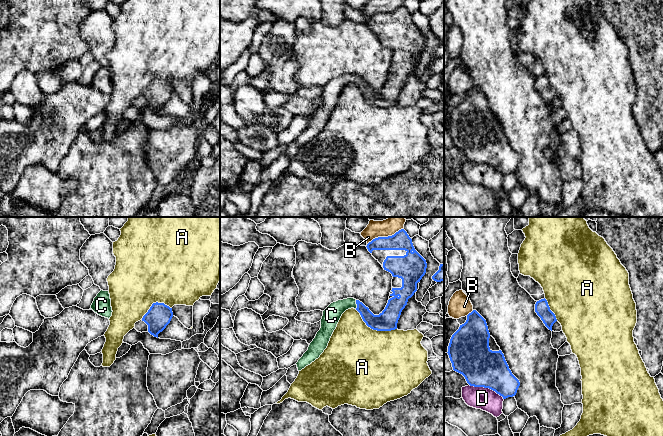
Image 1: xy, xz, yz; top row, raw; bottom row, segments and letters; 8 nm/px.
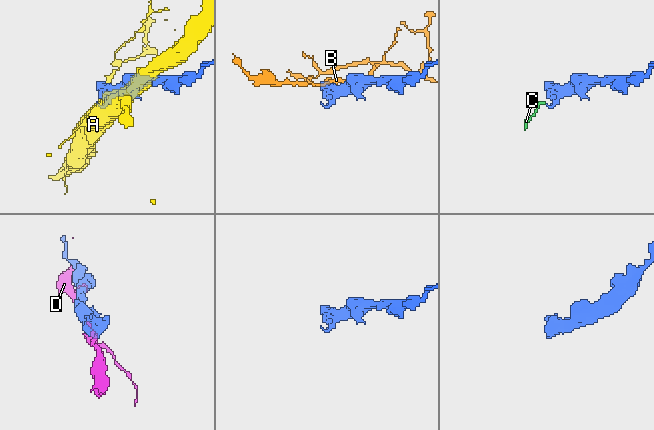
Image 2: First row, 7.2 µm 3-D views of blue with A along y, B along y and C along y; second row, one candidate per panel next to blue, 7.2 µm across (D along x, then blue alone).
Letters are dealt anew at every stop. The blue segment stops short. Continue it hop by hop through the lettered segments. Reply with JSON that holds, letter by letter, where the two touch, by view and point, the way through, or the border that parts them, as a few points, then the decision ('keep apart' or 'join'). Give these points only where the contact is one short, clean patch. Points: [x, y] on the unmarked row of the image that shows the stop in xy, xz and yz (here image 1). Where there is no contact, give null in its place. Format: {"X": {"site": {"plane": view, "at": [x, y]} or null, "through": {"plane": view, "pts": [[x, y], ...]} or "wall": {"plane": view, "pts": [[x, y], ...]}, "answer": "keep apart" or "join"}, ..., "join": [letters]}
{"A": {"site": {"plane": "xz", "at": [374, 105]}, "wall": {"plane": "xz", "pts": [[355, 85], [362, 96], [373, 105], [396, 105]]}, "answer": "keep apart"}, "B": {"site": {"plane": "xz", "at": [384, 13]}, "answer": "keep apart"}, "C": {"site": {"plane": "xz", "at": [356, 79]}, "through": {"plane": "xz", "pts": [[380, 98], [375, 98], [356, 79], [344, 80], [331, 91]]}, "answer": "join"}, "D": {"site": {"plane": "yz", "at": [487, 163]}, "answer": "keep apart"}, "join": ["C"]}

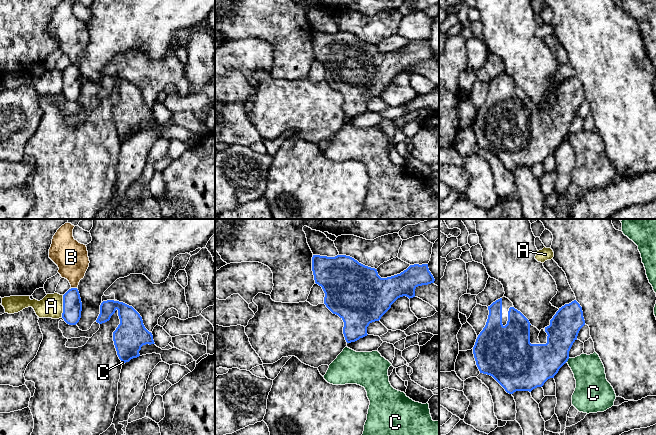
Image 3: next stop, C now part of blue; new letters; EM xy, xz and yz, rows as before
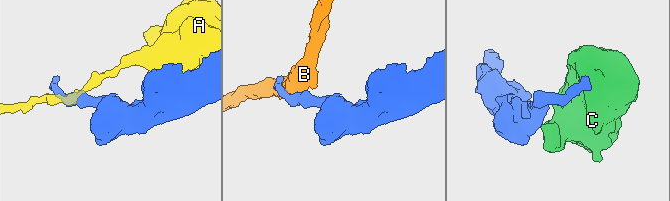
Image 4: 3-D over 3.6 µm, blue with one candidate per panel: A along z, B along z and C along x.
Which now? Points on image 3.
{"A": {"site": {"plane": "xy", "at": [63, 82]}, "wall": {"plane": "xy", "pts": [[63, 71], [63, 88], [61, 92]]}, "answer": "keep apart"}, "B": {"site": {"plane": "xy", "at": [74, 64]}, "answer": "keep apart"}, "C": {"site": {"plane": "yz", "at": [567, 136]}, "wall": {"plane": "yz", "pts": [[569, 134], [566, 137]]}, "answer": "keep apart"}, "join": []}

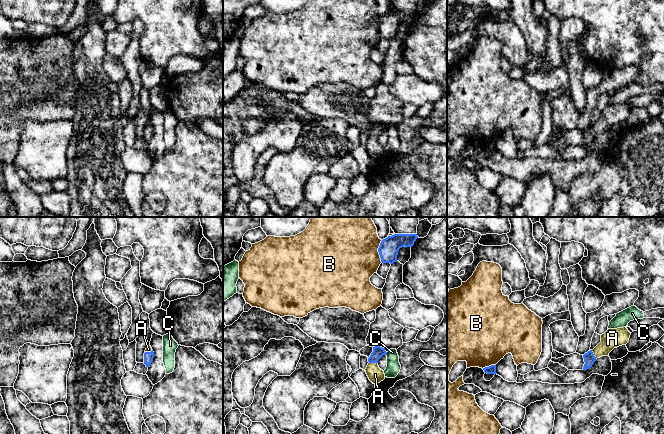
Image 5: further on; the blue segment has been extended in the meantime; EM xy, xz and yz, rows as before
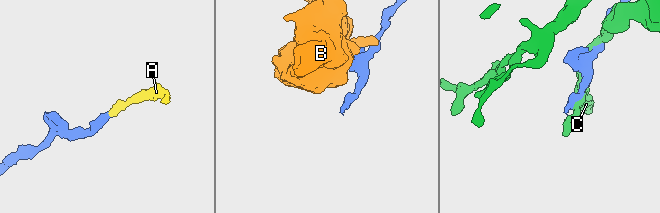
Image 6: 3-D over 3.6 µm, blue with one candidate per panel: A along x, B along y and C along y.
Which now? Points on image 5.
{"A": {"site": {"plane": "yz", "at": [593, 130]}, "through": {"plane": "yz", "pts": [[589, 134], [593, 130], [599, 127], [612, 114]]}, "answer": "join"}, "B": {"site": {"plane": "xz", "at": [378, 27]}, "wall": {"plane": "xz", "pts": [[382, 16], [378, 24], [381, 38]]}, "answer": "keep apart"}, "C": {"site": {"plane": "xz", "at": [386, 129]}, "answer": "keep apart"}, "join": ["A"]}

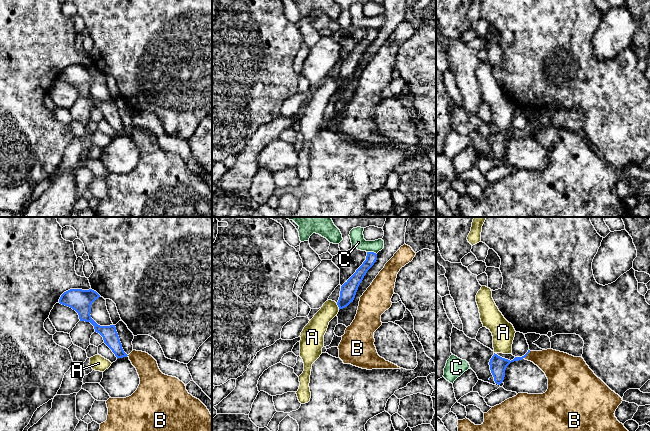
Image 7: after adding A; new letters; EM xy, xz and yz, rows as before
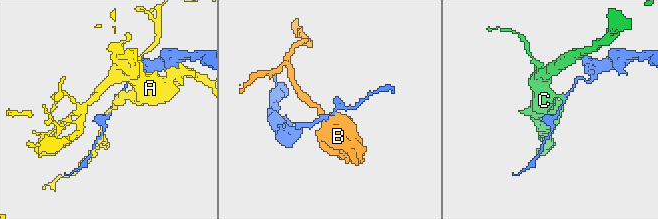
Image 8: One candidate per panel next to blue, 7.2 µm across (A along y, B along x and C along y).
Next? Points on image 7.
{"A": {"site": {"plane": "xz", "at": [338, 82]}, "answer": "keep apart"}, "B": {"site": {"plane": "yz", "at": [526, 131]}, "wall": {"plane": "yz", "pts": [[530, 127], [522, 134]]}, "answer": "keep apart"}, "C": {"site": {"plane": "xz", "at": [372, 28]}, "wall": {"plane": "xz", "pts": [[367, 27], [373, 27], [376, 30]]}, "answer": "keep apart"}, "join": []}

